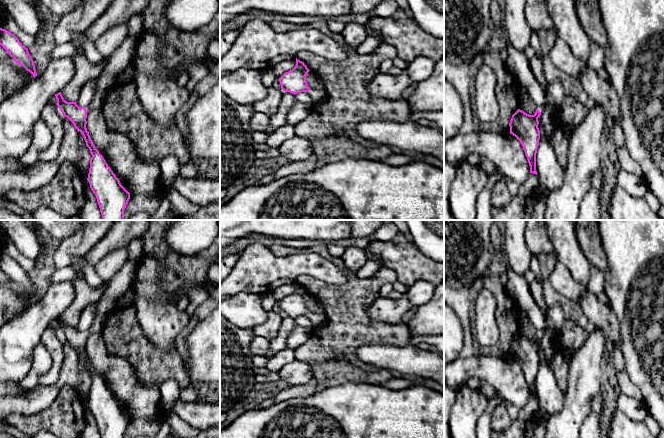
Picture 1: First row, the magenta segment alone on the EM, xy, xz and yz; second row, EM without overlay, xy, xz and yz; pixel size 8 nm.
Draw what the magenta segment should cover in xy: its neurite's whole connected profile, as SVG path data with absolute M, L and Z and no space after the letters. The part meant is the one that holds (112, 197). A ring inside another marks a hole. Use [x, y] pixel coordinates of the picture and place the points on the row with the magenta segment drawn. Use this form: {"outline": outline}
{"outline": "M128 36L108 57L103 72L97 78L94 98L86 107L79 107L76 102L65 101L61 92L55 94L56 105L77 131L82 133L92 155L87 180L96 196L102 220L124 220L124 210L130 193L121 185L92 142L86 128L87 112L102 106L108 91L117 84L117 77L132 62L136 47L137 38Z"}

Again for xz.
{"outline": "M296 58L295 67L279 78L281 89L294 95L300 92L309 92L311 89L306 82L306 75L309 71L304 62Z"}

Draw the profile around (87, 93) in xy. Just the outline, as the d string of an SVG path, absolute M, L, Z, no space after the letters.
M97 78L88 81L81 89L79 99L76 104L79 107L86 107L94 98L97 85Z

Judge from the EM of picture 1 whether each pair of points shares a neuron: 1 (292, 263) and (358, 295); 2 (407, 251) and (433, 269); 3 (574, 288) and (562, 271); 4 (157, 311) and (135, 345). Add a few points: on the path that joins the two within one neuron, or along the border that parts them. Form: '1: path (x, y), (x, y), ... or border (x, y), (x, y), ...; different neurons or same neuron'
1: border (315, 277), (331, 284), (343, 284), (348, 279); different neurons
2: path (413, 257), (427, 269); same neuron
3: path (570, 284), (562, 275); same neuron
4: border (135, 310), (143, 334), (159, 349); different neurons

